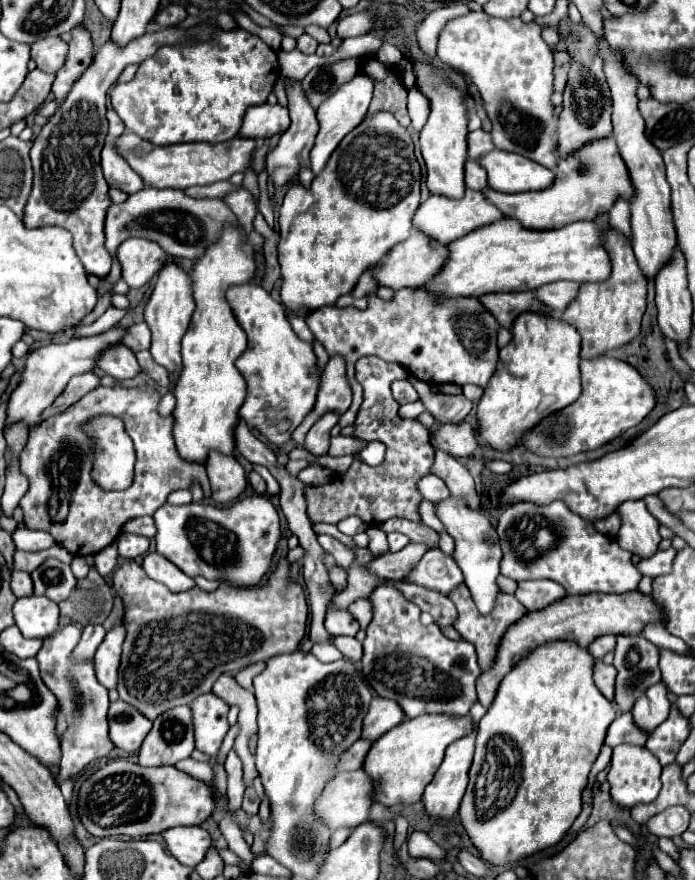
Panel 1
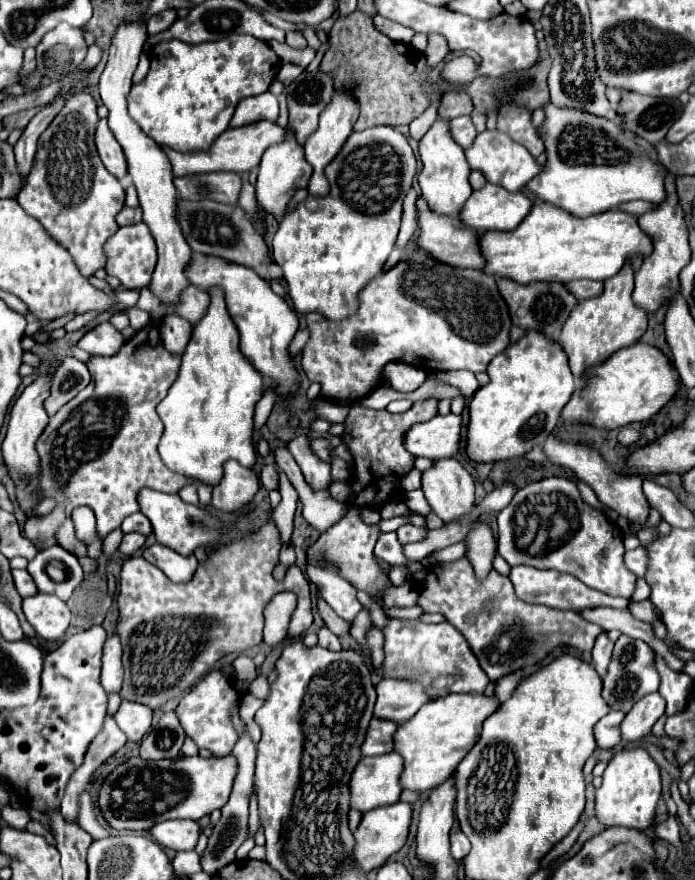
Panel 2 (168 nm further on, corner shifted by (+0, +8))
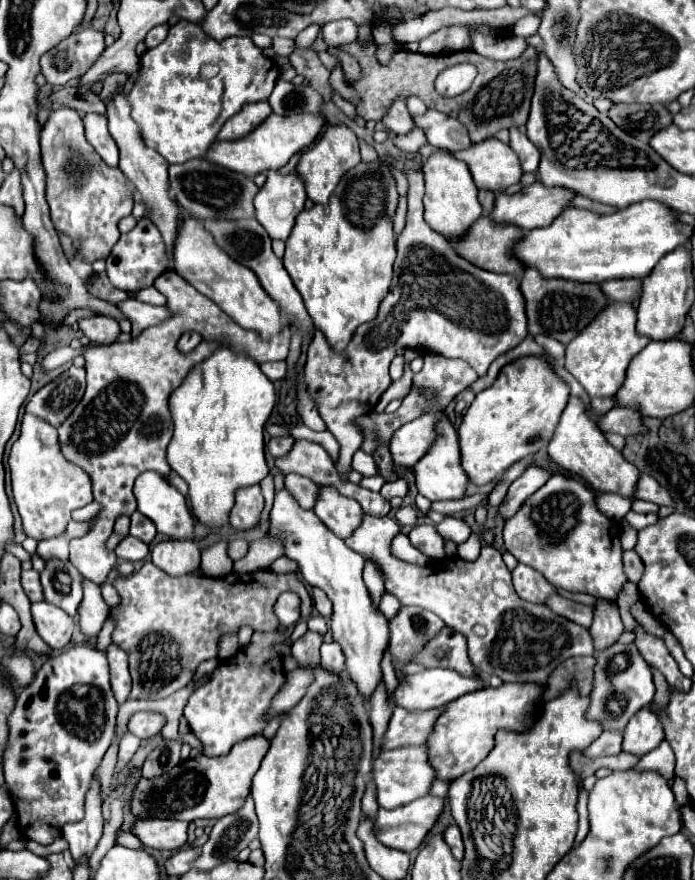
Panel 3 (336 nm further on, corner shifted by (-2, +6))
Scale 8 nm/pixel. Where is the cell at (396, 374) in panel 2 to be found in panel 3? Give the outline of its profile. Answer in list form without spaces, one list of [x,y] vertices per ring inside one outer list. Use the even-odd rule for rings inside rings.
[[[397,355],[393,361],[391,361],[391,367],[389,367],[389,373],[391,373],[391,379],[397,381],[403,377],[403,371],[405,371],[405,359],[403,355]]]

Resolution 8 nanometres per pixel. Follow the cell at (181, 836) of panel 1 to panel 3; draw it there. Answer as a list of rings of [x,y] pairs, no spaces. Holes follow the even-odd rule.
[[[145,819],[135,821],[133,833],[147,847],[177,851],[187,845],[187,827],[187,821],[177,819]]]

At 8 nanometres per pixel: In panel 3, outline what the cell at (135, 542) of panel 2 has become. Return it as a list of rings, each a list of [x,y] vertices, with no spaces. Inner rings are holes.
[[[127,535],[127,537],[115,547],[115,553],[117,553],[117,557],[123,559],[123,561],[139,563],[139,561],[143,561],[143,559],[147,557],[149,547],[147,547],[143,541],[139,541],[137,537]]]

